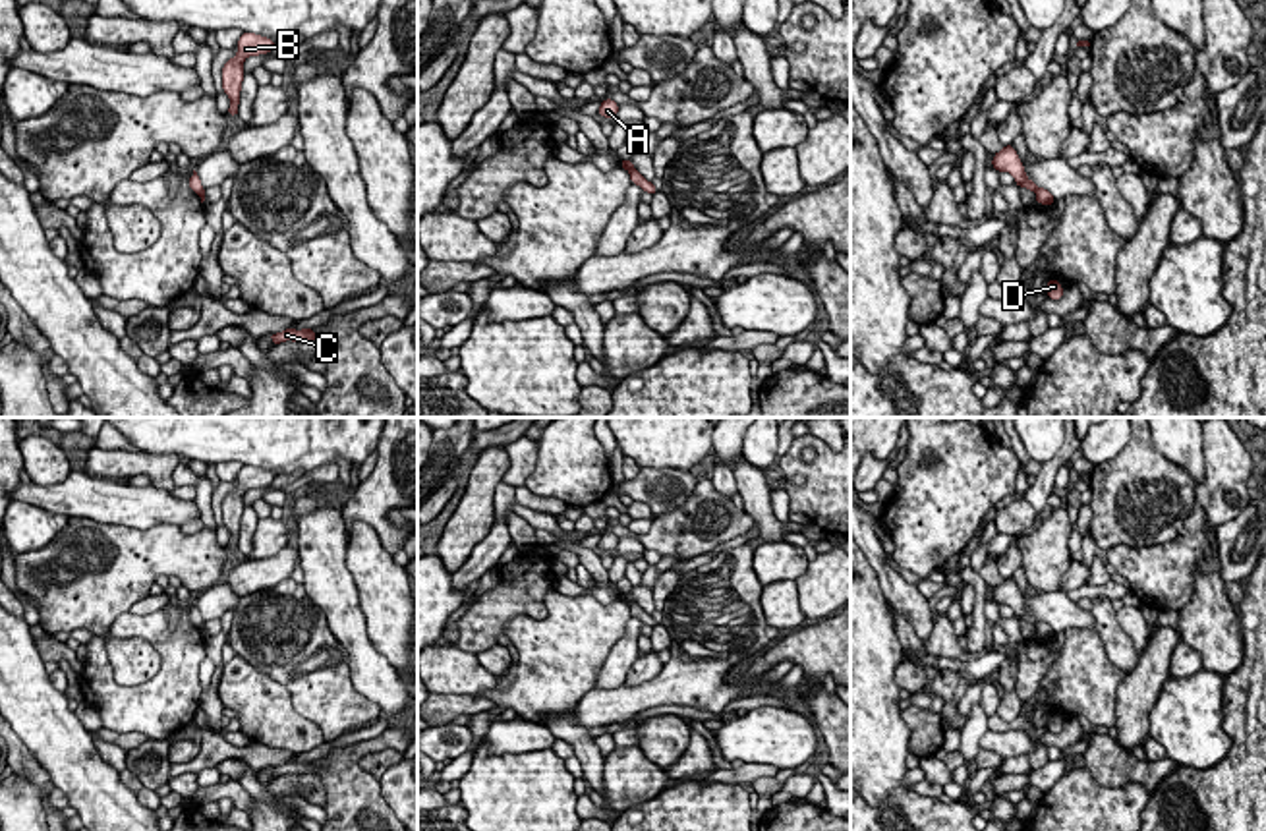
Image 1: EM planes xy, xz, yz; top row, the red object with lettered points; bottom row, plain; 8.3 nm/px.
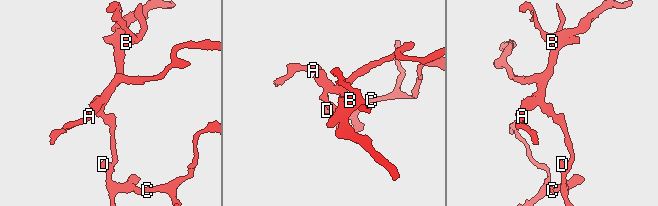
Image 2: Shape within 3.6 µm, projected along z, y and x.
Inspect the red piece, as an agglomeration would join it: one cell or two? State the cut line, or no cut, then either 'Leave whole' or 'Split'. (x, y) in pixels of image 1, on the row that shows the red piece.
Split along yz (1040, 188), (1036, 192). Split

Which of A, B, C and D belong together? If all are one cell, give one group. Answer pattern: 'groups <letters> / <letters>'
groups A B / C D

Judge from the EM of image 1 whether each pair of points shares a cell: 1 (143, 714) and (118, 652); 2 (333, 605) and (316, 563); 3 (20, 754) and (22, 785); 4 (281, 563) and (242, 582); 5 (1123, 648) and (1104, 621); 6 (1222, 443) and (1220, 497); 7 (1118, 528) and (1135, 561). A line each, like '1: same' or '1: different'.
1: different
2: same
3: different
4: same
5: same
6: same
7: different

